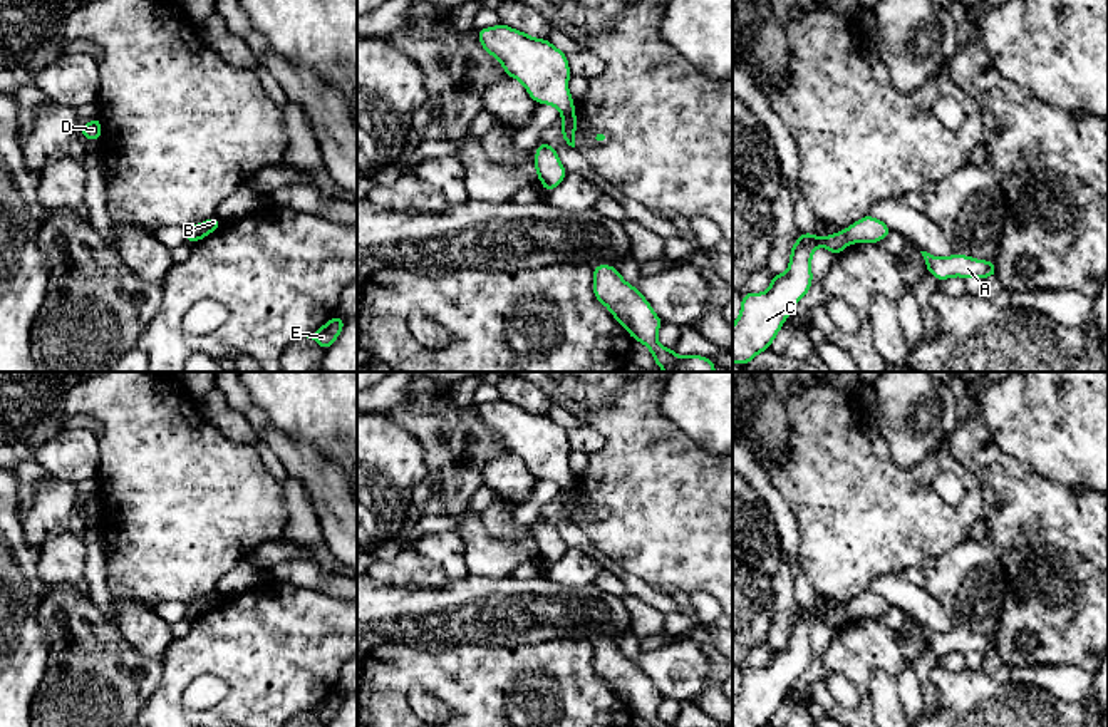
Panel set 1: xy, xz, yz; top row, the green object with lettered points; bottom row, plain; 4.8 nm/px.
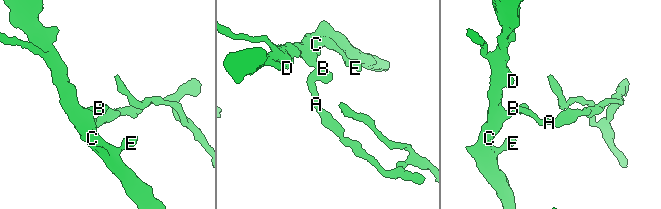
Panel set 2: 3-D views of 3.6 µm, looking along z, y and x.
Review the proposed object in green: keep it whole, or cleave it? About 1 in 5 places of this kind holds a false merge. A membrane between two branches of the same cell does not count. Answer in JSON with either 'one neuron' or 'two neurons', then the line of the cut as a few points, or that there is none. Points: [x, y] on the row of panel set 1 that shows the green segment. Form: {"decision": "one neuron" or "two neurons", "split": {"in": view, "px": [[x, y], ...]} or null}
{"decision": "two neurons", "split": {"in": "yz", "px": [[843, 230], [850, 242]]}}

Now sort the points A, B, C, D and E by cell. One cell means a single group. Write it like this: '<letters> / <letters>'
A B / C D E

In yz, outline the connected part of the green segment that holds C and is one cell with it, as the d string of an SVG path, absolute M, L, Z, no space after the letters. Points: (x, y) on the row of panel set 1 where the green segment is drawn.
M845 231L818 238L801 233L791 246L788 271L773 273L771 286L763 293L744 293L741 313L733 325L733 362L744 365L759 352L768 350L795 305L808 293L811 256L825 246L835 256L850 245Z

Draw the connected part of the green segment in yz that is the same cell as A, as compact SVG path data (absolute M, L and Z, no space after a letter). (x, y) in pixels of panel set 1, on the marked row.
M927 251L920 253L925 260L929 273L934 275L939 281L952 276L979 276L982 280L989 278L991 275L997 276L992 260L984 261L959 253L954 253L949 258L937 258Z

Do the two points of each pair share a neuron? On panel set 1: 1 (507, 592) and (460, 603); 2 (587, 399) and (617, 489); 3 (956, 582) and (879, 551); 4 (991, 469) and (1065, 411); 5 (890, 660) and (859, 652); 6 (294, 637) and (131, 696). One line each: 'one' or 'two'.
1: one
2: one
3: two
4: two
5: one
6: two

